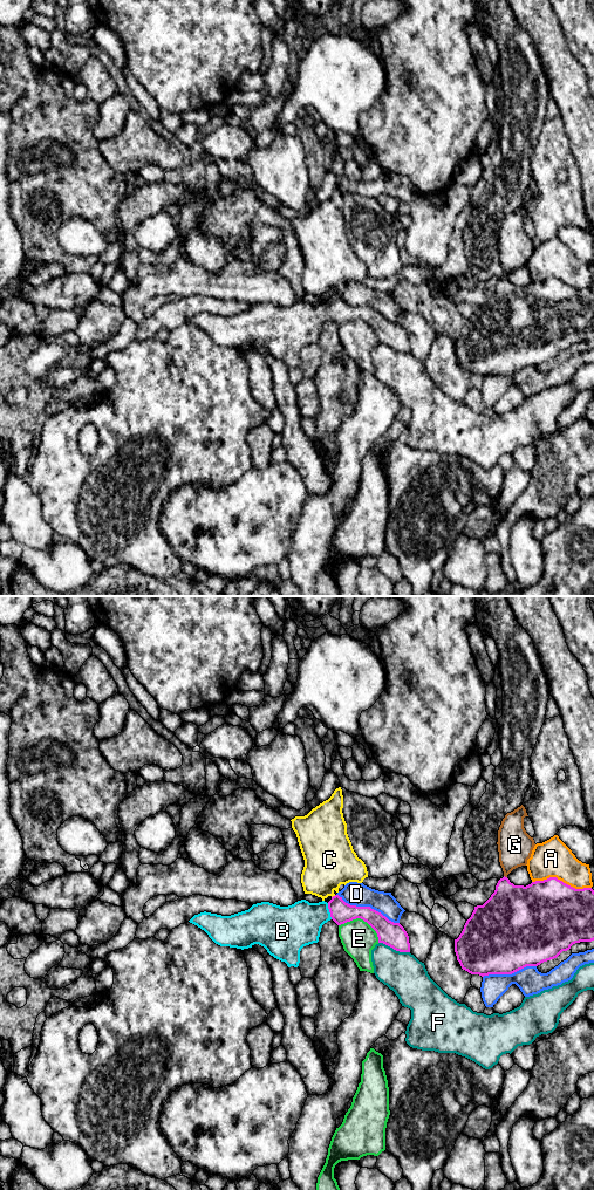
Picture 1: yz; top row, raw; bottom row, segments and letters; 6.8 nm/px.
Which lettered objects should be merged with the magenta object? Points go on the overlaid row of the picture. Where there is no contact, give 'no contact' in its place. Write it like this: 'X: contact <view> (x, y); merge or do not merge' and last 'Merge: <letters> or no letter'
A: contact yz (561, 881); do not merge
B: contact yz (329, 911); merge
C: contact yz (333, 896); do not merge
D: contact yz (368, 907); do not merge
E: contact yz (362, 918); do not merge
F: contact yz (394, 949); do not merge
G: contact yz (504, 876); do not merge
Merge: B

